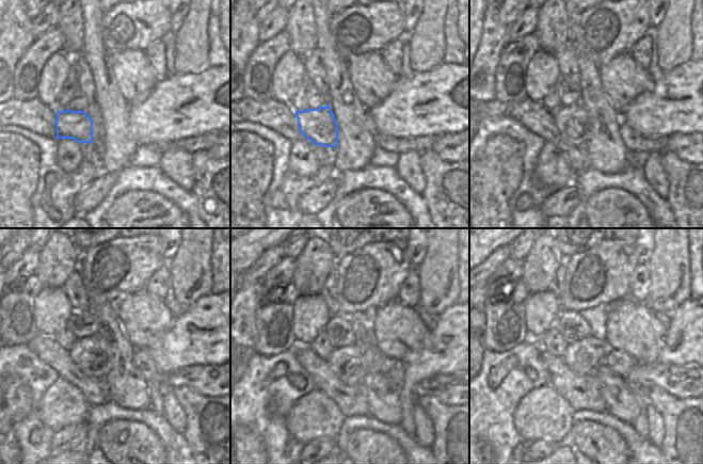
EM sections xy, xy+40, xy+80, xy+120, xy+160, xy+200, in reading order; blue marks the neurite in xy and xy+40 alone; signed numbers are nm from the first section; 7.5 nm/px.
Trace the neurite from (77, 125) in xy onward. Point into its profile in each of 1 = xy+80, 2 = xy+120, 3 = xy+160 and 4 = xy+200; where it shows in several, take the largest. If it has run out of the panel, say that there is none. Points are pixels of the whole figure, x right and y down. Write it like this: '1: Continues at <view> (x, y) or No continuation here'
1: Continues at xy+80 (571, 118)
2: Continues at xy+120 (92, 355)
3: Continues at xy+160 (322, 346)
4: Continues at xy+200 (564, 348)

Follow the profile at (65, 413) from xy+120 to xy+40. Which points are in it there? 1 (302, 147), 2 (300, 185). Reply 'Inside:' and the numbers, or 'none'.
Inside: 1

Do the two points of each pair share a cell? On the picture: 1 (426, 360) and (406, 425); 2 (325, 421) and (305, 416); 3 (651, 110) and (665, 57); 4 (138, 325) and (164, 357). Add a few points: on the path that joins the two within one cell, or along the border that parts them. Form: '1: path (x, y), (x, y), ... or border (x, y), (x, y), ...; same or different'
1: path (413, 376), (408, 388), (406, 409); same
2: path (320, 418), (310, 416); same
3: border (687, 60), (665, 73); different
4: border (173, 325), (156, 345); different

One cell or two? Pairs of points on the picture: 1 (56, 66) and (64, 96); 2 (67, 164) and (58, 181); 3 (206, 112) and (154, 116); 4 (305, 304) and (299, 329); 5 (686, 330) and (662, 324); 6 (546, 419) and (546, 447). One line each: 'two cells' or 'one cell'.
1: two cells
2: two cells
3: one cell
4: one cell
5: two cells
6: two cells

